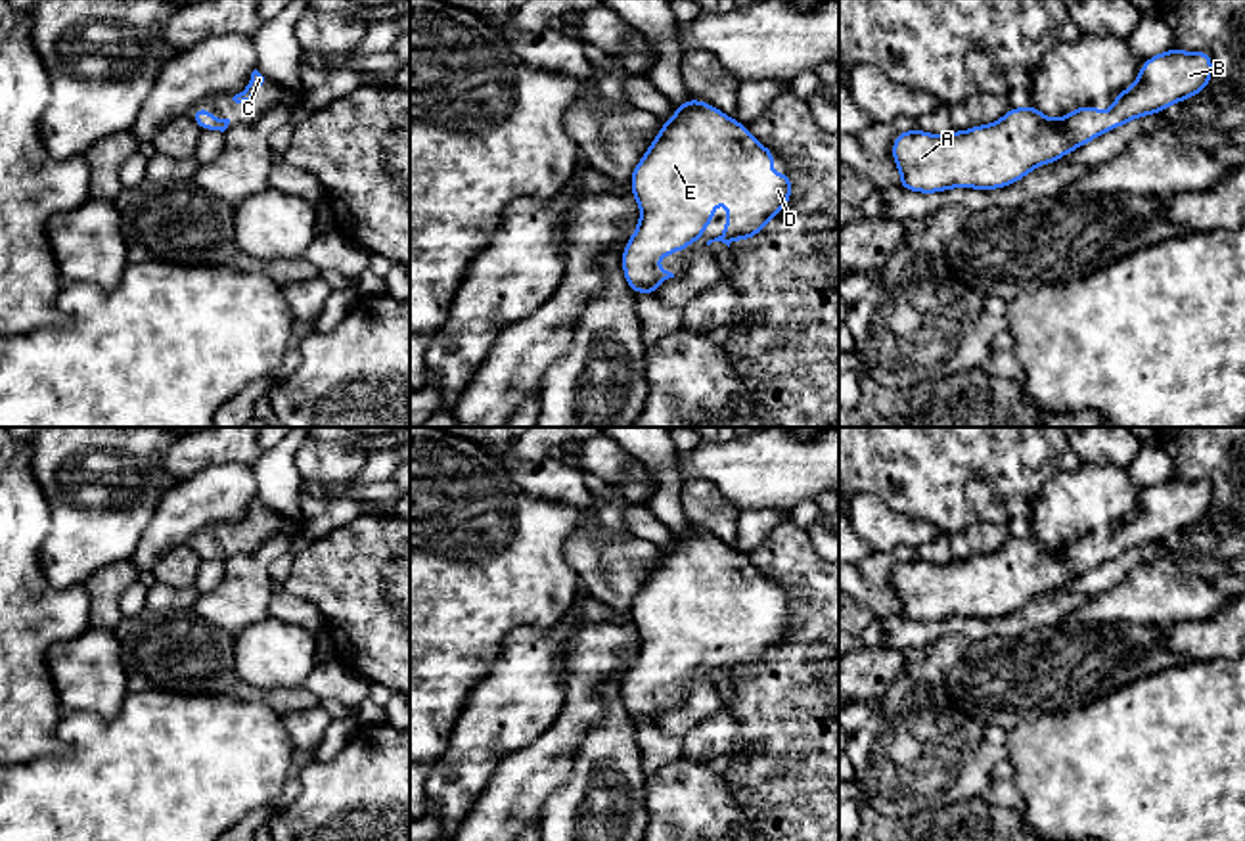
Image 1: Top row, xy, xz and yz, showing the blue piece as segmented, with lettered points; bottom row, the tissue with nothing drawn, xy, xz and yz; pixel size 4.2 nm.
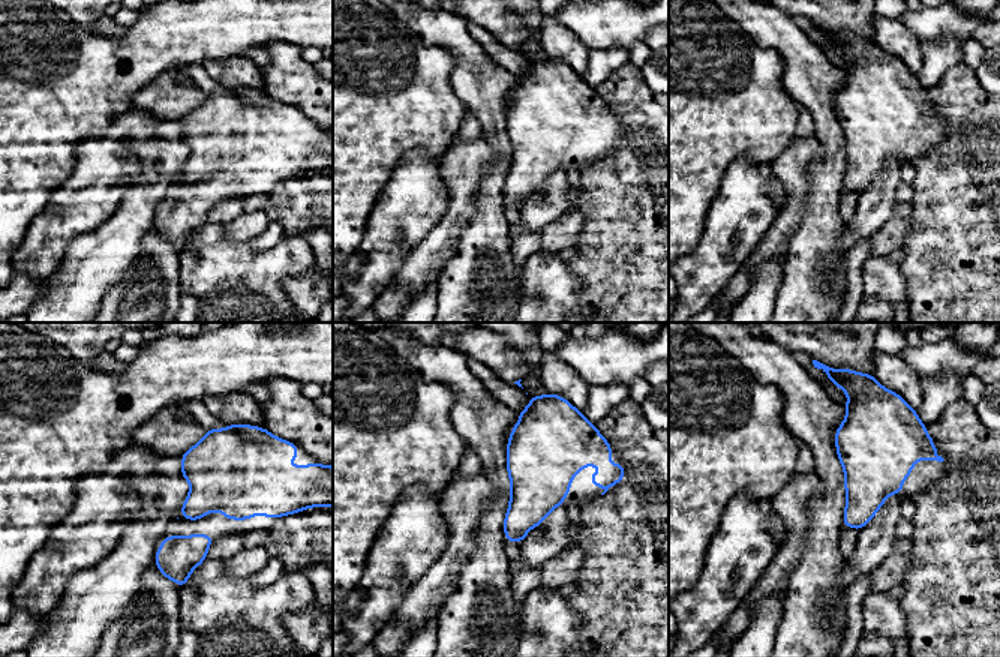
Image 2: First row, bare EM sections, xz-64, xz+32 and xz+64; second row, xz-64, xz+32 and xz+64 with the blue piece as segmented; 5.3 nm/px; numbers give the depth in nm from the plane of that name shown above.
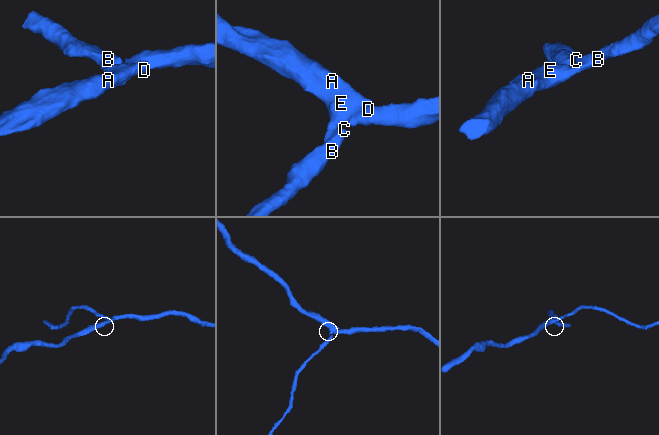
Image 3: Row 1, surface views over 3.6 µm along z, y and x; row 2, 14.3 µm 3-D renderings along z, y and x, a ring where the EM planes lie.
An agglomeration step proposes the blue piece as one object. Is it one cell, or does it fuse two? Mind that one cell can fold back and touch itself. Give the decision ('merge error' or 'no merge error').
no merge error

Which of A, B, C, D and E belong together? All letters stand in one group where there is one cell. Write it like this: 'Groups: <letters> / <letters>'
Groups: A B C D E

